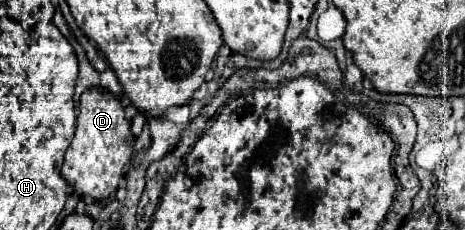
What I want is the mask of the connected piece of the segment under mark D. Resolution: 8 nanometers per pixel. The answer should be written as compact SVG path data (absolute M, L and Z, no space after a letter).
M91 88L81 94L77 130L71 146L65 152L61 176L65 182L69 182L77 196L89 196L95 202L103 202L115 194L125 164L133 154L133 142L135 138L131 134L131 124L125 118L119 98L101 88Z

